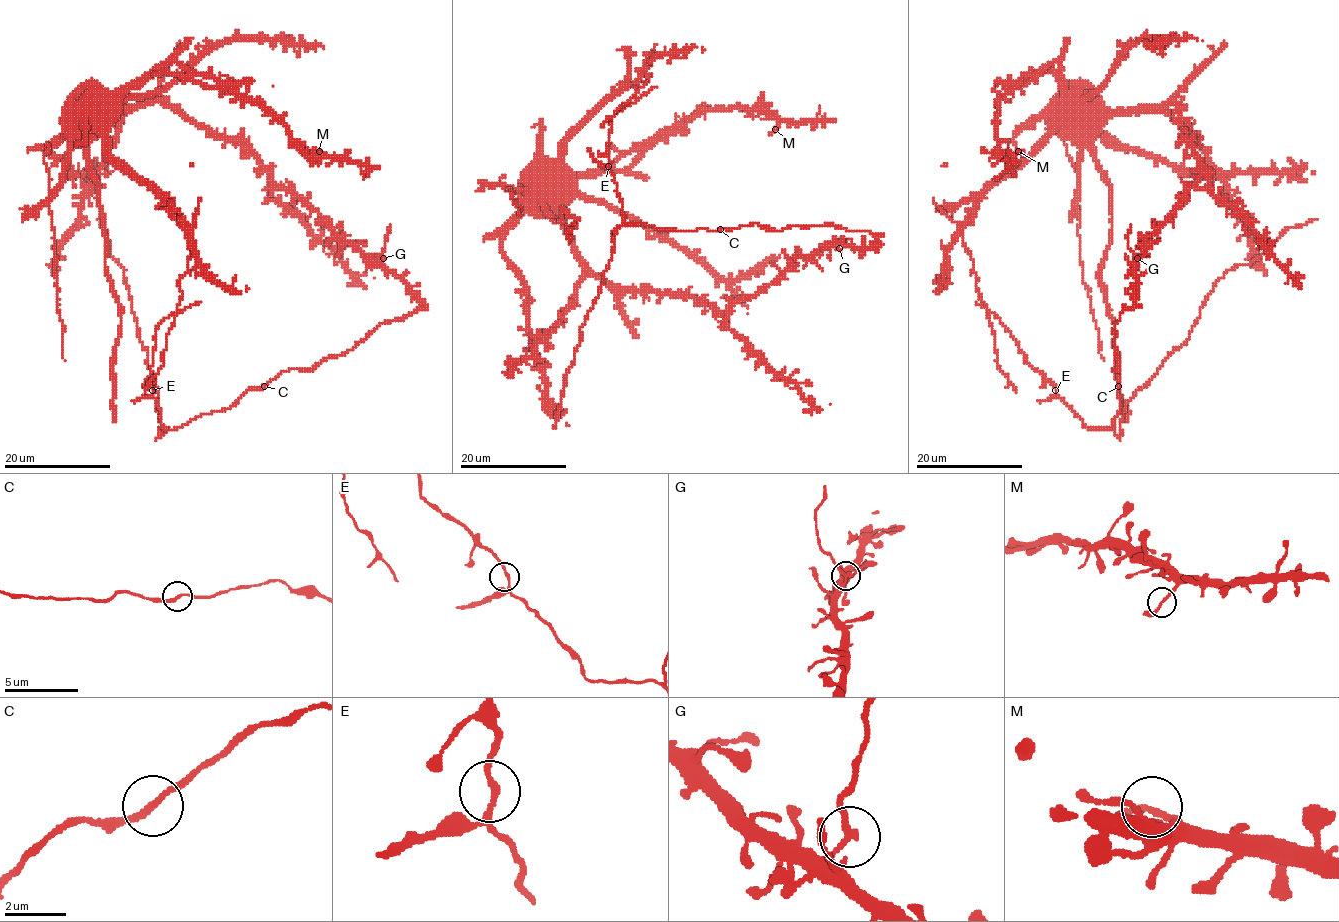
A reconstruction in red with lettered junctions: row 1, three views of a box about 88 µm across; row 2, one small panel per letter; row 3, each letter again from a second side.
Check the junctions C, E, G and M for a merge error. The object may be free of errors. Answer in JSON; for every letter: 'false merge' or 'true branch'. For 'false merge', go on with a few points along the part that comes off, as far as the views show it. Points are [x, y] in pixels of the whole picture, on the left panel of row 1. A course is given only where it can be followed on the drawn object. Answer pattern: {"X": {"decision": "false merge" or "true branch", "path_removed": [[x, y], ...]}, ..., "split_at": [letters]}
{"C": {"decision": "true branch"}, "E": {"decision": "true branch"}, "G": {"decision": "false merge", "path_removed": [[383, 258], [381, 252], [389, 225]]}, "M": {"decision": "true branch"}, "split_at": ["G"]}

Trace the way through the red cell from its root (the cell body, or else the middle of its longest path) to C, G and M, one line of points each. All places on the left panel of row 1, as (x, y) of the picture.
C: (86, 95), (104, 148), (191, 235), (180, 312), (155, 333), (152, 397), (162, 425), (176, 429), (264, 386)
G: (86, 95), (96, 88), (104, 109), (164, 103), (236, 137), (340, 237), (383, 258)
M: (86, 95), (127, 91), (159, 72), (172, 72), (259, 101), (297, 145), (324, 155), (319, 151)

